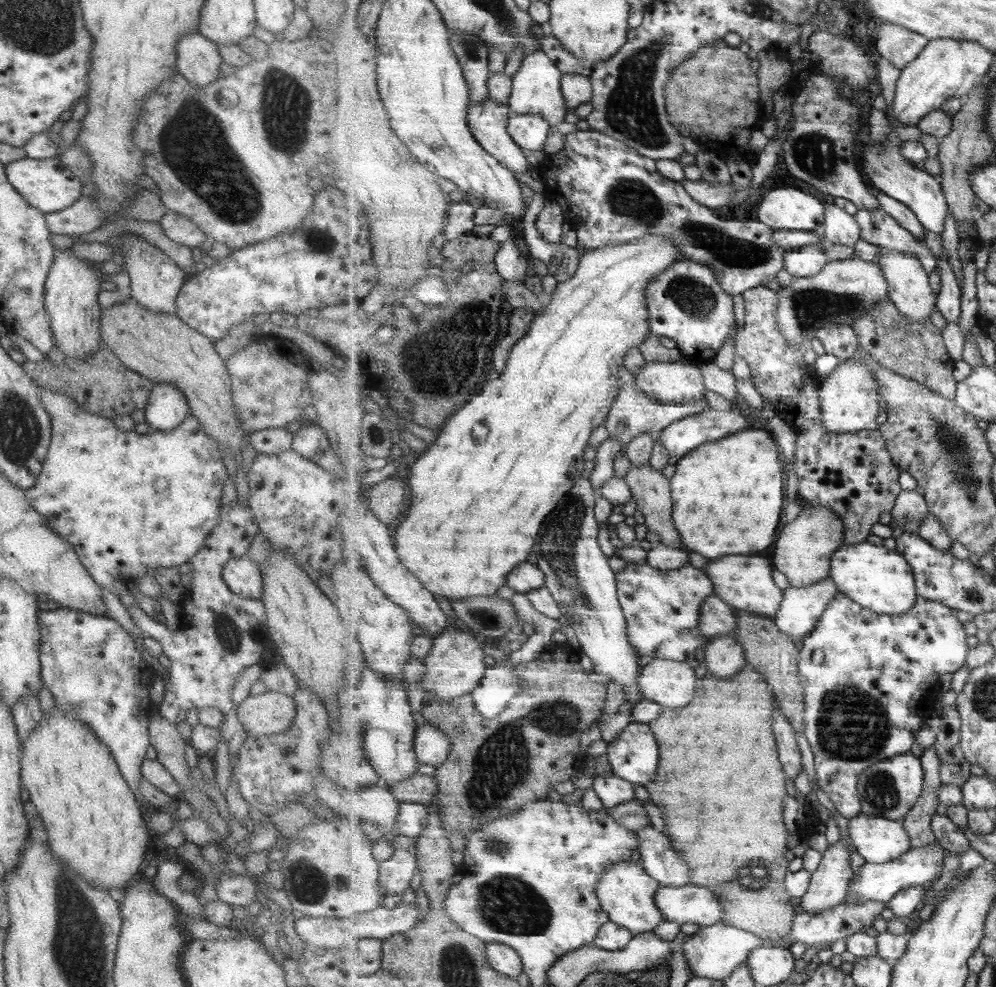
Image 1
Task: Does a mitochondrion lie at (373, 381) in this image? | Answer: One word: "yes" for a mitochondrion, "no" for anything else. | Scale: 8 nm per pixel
no

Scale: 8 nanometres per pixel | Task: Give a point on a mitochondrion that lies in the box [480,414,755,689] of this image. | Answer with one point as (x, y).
(564, 529)

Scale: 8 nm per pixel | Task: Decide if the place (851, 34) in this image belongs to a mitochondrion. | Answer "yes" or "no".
no

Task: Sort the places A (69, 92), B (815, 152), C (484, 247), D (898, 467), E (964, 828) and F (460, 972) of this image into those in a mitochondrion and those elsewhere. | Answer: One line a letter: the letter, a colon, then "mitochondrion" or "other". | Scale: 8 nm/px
A: other
B: mitochondrion
C: other
D: other
E: other
F: mitochondrion

